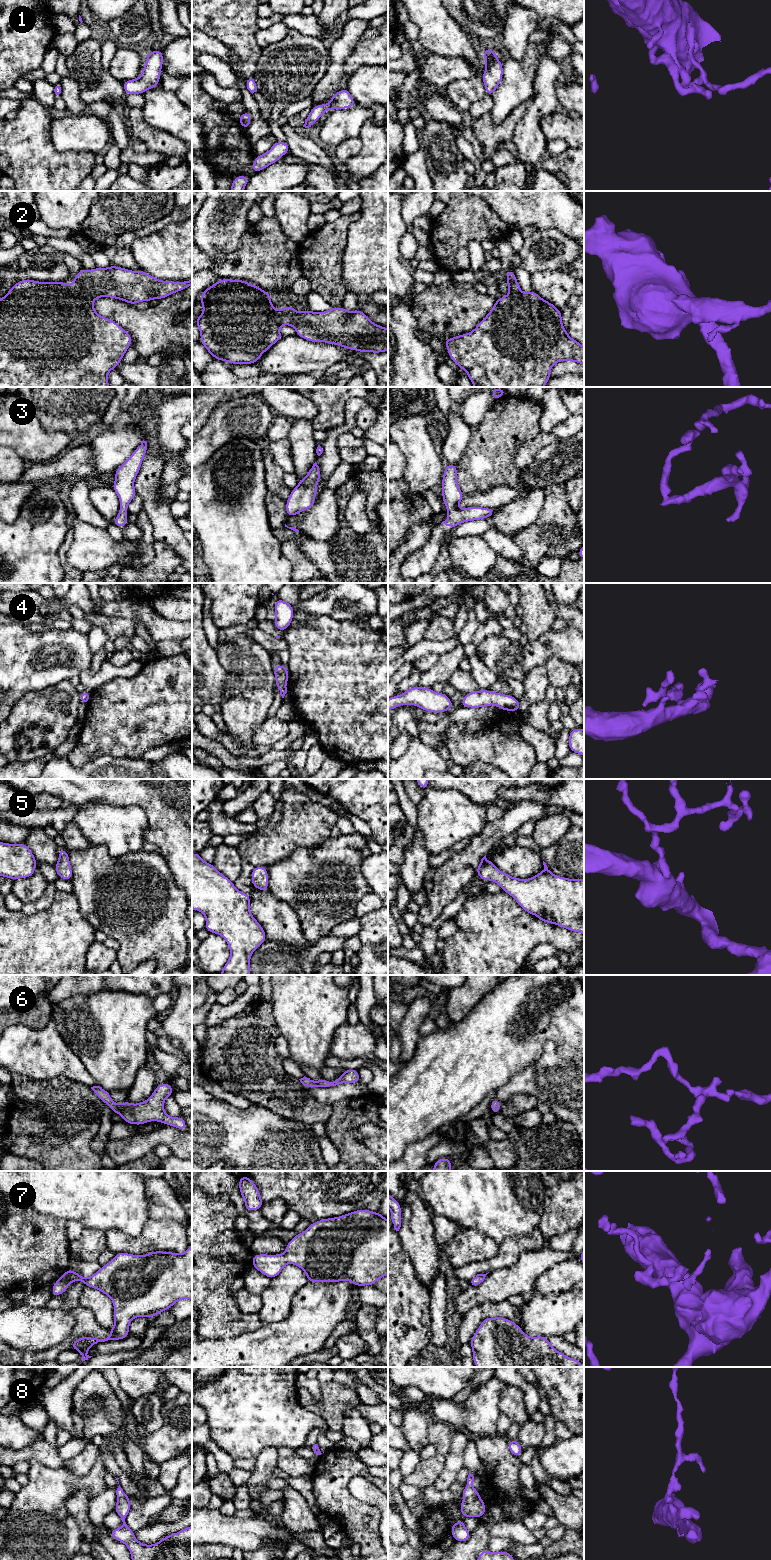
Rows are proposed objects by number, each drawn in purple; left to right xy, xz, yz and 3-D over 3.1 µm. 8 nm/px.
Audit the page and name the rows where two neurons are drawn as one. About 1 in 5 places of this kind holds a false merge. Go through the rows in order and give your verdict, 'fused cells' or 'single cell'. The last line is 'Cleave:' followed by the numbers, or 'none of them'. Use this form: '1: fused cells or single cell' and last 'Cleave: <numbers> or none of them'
1: single cell
2: single cell
3: single cell
4: single cell
5: single cell
6: single cell
7: single cell
8: single cell
Cleave: none of them

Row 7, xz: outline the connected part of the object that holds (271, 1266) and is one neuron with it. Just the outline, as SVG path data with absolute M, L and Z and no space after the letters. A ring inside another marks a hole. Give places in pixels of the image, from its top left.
M359 1209L339 1217L313 1222L304 1232L296 1234L286 1244L287 1247L283 1254L254 1254L252 1258L253 1268L272 1279L281 1273L286 1264L291 1263L304 1271L308 1283L335 1283L347 1280L357 1287L364 1285L373 1287L377 1280L388 1275L388 1220L380 1212Z

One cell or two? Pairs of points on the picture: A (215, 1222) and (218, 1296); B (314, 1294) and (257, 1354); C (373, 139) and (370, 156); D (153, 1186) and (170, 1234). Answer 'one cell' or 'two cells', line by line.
A: one cell
B: one cell
C: one cell
D: two cells

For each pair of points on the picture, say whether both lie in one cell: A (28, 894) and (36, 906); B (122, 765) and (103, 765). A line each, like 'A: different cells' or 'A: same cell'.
A: different cells
B: same cell

